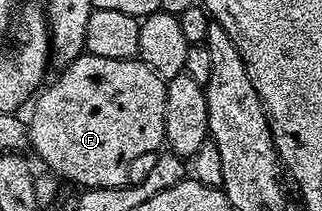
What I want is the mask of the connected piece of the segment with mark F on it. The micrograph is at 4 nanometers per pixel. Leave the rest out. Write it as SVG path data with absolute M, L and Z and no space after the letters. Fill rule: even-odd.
M84 52L77 60L73 60L69 65L62 67L58 71L59 79L44 92L34 99L35 107L31 110L31 122L29 118L29 146L35 154L44 162L46 169L60 179L68 178L71 182L76 182L79 188L113 188L114 186L128 185L127 173L131 170L131 165L138 158L143 158L146 154L154 155L156 151L164 145L165 139L163 129L165 128L165 96L167 95L167 83L154 74L144 62L126 58L125 60L109 60L105 56L93 56Z

